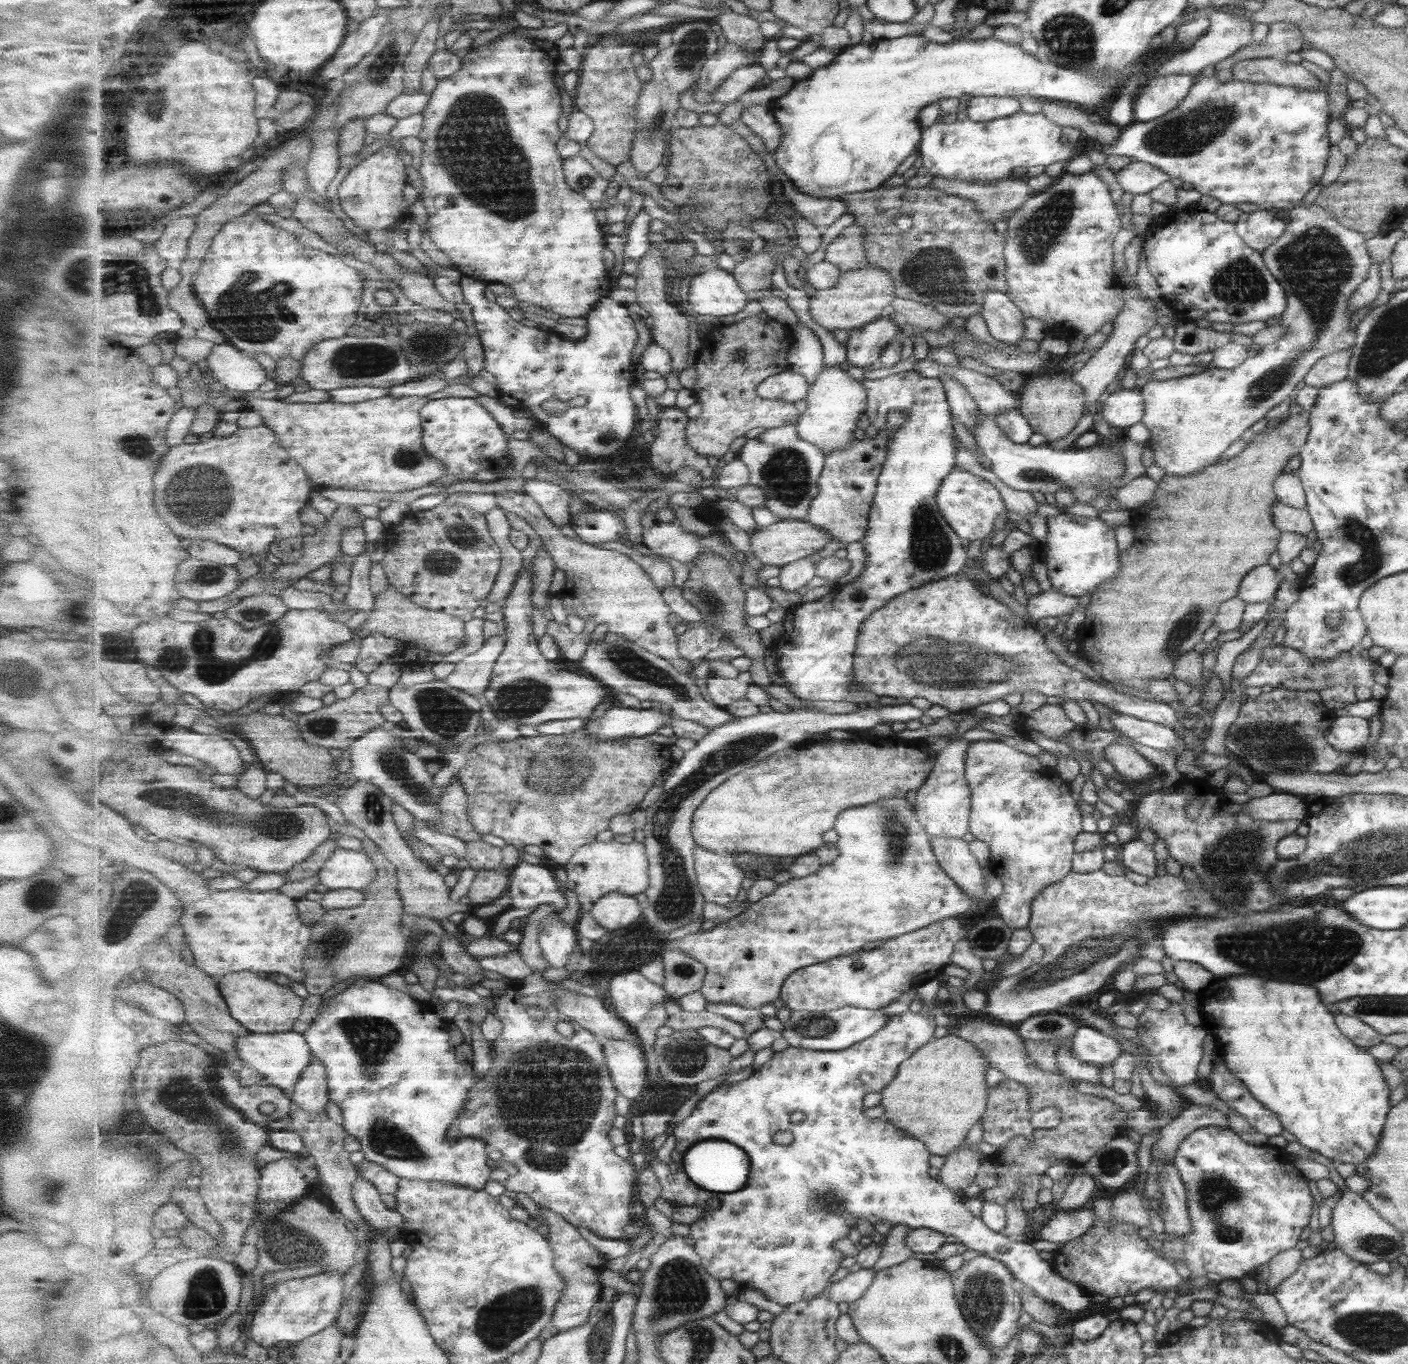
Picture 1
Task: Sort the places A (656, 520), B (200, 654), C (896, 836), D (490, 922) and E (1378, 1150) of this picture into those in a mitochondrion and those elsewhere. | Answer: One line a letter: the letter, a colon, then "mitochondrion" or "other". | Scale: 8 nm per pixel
A: other
B: mitochondrion
C: mitochondrion
D: other
E: other

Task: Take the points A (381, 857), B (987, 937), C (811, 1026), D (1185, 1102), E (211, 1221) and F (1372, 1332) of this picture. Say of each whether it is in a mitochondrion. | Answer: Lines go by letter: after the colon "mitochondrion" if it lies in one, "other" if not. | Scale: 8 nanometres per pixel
A: other
B: mitochondrion
C: mitochondrion
D: other
E: other
F: mitochondrion

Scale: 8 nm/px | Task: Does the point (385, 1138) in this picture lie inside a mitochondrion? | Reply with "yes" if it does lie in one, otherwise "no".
yes

